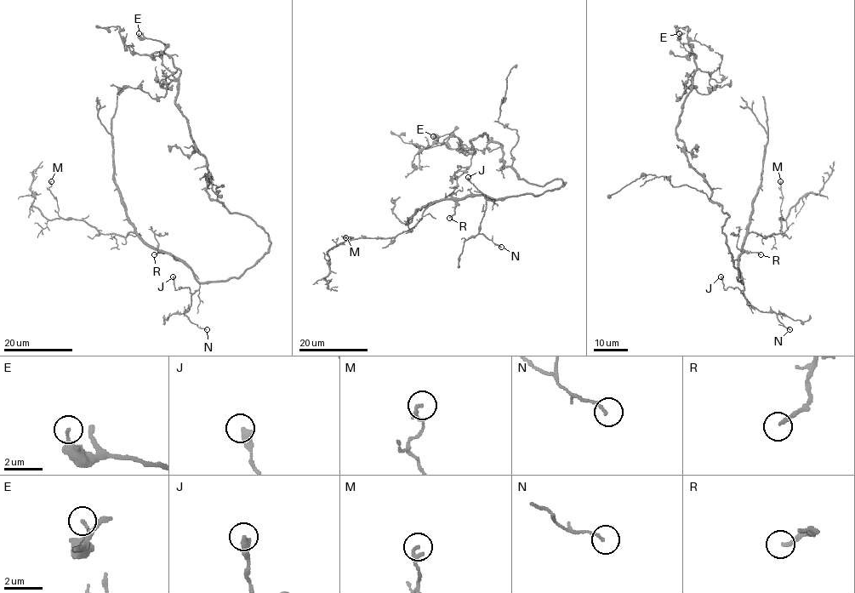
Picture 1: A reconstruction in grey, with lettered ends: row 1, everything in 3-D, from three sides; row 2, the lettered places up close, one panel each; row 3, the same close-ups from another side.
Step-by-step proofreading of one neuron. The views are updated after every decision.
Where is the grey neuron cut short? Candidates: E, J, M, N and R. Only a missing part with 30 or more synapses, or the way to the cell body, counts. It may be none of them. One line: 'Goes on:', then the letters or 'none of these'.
Goes on: none of these

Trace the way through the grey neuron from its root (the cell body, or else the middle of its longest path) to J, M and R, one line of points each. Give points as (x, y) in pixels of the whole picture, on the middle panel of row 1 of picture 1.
J: (562, 185), (538, 195), (521, 194), (490, 200), (468, 177)
M: (562, 185), (538, 195), (441, 198), (424, 209), (412, 228), (393, 237), (345, 237)
R: (562, 185), (538, 195), (521, 194), (498, 198), (469, 195), (458, 202), (455, 212), (449, 218)

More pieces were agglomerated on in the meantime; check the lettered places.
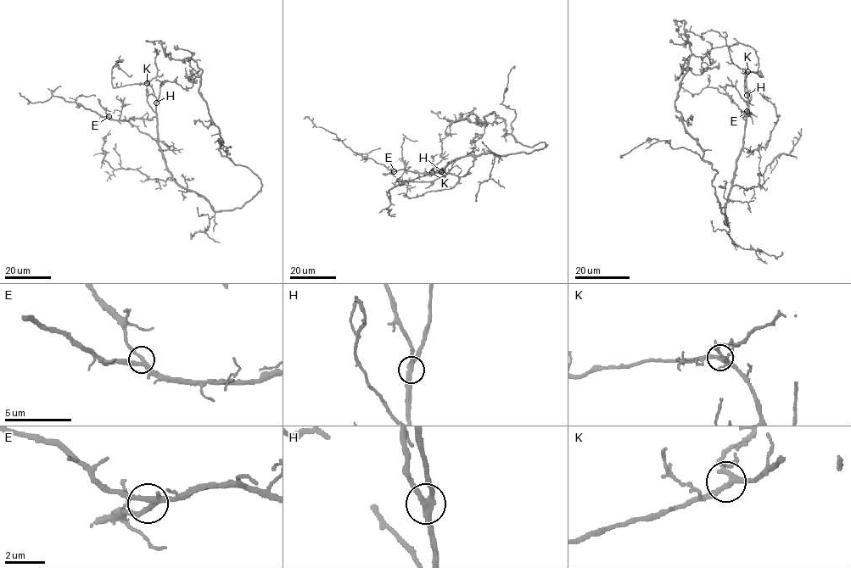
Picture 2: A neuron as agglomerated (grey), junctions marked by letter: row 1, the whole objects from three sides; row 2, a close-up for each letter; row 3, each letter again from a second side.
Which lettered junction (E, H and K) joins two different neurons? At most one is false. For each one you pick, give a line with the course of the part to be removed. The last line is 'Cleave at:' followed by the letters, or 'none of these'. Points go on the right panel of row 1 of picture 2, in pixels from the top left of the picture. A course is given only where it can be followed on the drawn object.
Cleave at: none of these

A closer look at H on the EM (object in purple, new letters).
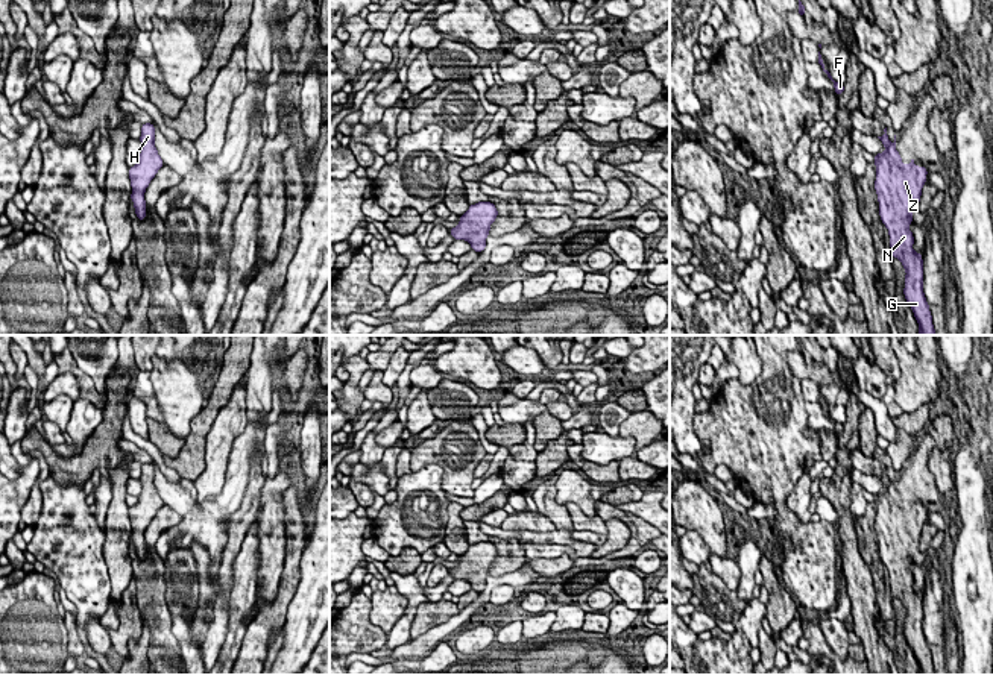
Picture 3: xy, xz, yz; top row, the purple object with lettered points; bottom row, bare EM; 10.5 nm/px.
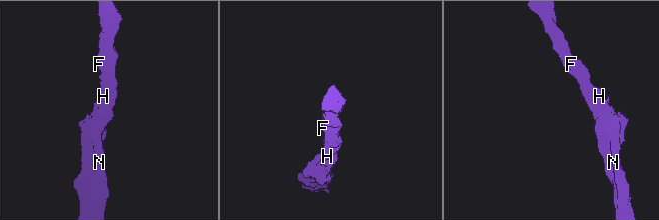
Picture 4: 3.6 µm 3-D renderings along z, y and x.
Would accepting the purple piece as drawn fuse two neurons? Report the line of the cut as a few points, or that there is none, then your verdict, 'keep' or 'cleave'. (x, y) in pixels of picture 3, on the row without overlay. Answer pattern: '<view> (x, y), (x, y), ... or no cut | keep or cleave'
no cut | keep

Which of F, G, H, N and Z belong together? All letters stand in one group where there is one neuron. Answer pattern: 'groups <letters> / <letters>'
groups F G H N Z

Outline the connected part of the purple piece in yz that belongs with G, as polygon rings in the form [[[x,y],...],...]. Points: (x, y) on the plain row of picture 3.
[[[887,467],[884,472],[878,478],[882,481],[885,491],[875,494],[875,529],[879,555],[888,569],[891,595],[902,602],[906,611],[903,634],[919,663],[917,675],[935,675],[932,655],[923,633],[923,599],[922,593],[913,589],[914,576],[909,570],[913,552],[919,549],[928,510],[923,505],[917,507],[914,499],[903,504],[896,490],[896,475],[891,482]]]

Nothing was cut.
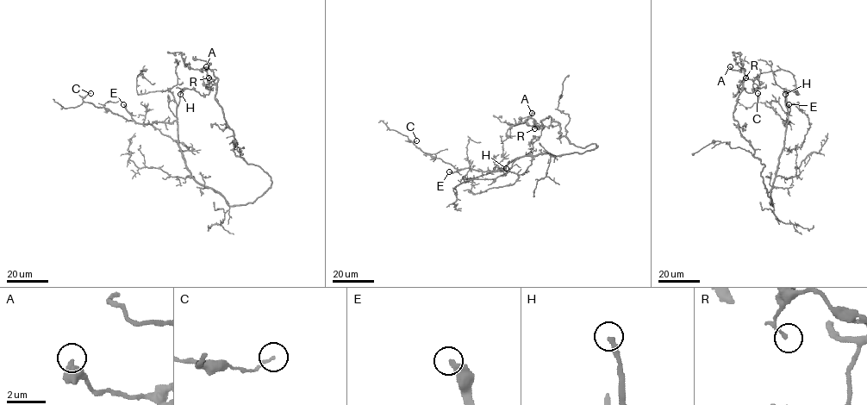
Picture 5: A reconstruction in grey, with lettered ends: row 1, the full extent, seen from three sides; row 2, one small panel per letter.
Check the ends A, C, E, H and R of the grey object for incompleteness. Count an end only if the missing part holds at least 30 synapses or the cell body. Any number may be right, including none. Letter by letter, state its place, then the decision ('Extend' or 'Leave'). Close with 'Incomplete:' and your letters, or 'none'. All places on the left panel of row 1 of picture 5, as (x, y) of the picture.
A: Place: (206, 66). Leave
C: Place: (90, 93). Leave
E: Place: (123, 104). Leave
H: Place: (180, 94). Extend
R: Place: (208, 77). Leave
Incomplete: H

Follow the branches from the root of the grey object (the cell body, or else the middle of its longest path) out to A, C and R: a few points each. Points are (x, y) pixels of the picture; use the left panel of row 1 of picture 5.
A: (233, 206), (253, 202), (271, 180), (235, 154), (215, 98), (218, 79), (201, 70), (206, 66)
C: (233, 206), (192, 176), (179, 146), (175, 121), (135, 123), (84, 102), (82, 99), (90, 93)
R: (233, 206), (253, 202), (271, 180), (259, 167), (235, 154), (233, 132), (215, 98), (216, 85), (208, 77)

